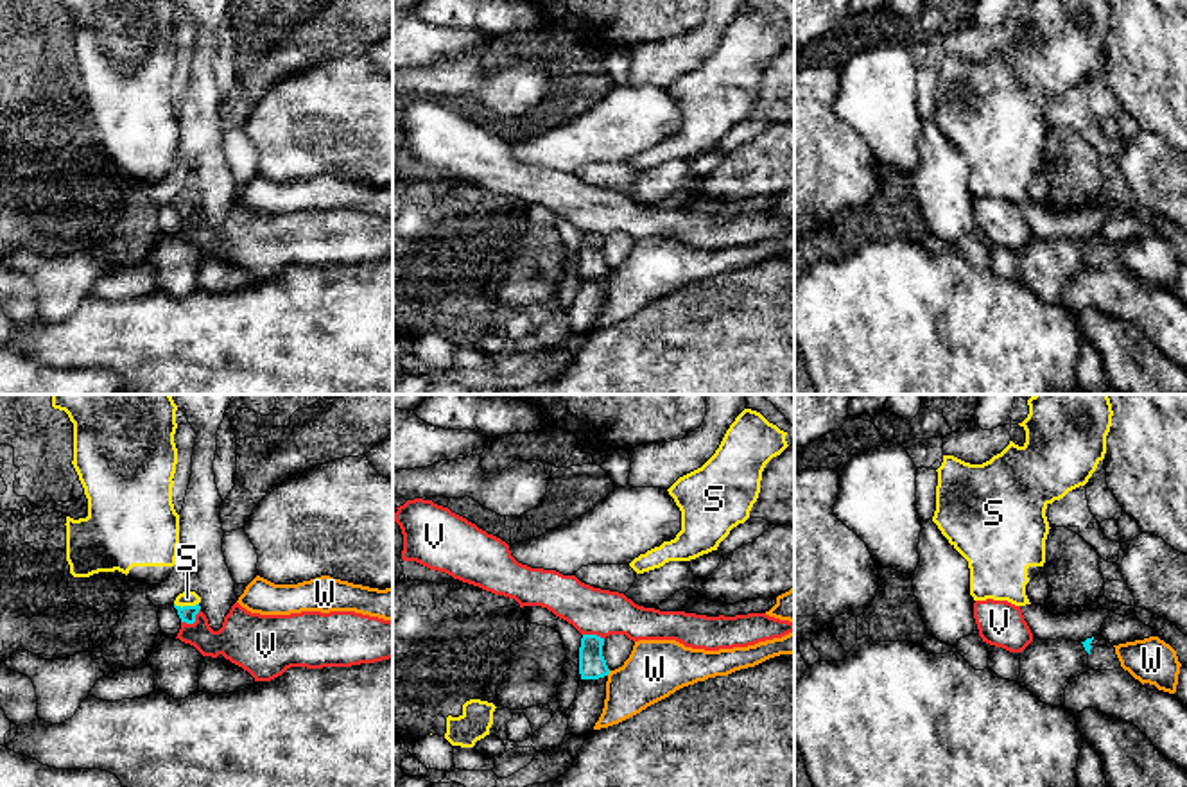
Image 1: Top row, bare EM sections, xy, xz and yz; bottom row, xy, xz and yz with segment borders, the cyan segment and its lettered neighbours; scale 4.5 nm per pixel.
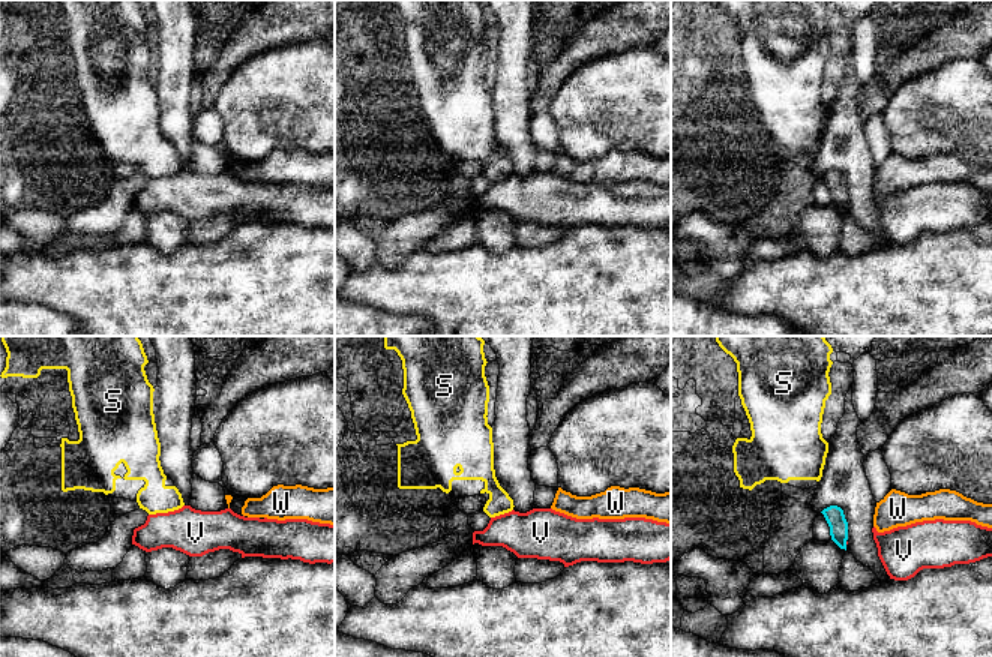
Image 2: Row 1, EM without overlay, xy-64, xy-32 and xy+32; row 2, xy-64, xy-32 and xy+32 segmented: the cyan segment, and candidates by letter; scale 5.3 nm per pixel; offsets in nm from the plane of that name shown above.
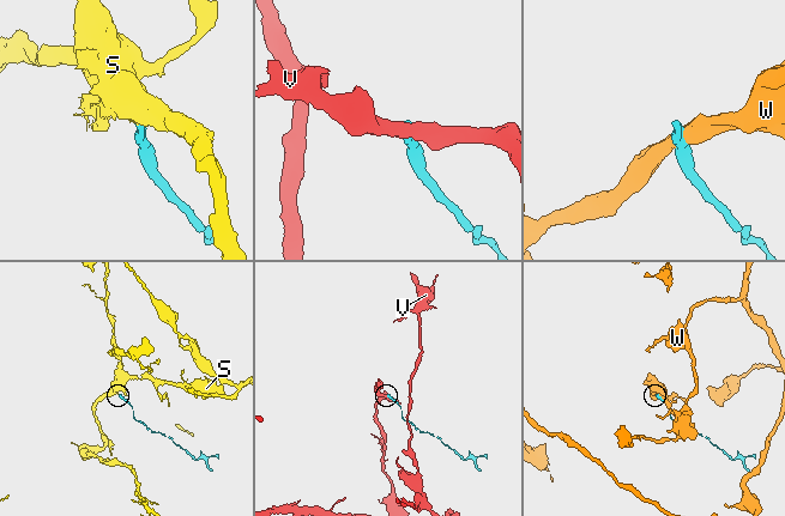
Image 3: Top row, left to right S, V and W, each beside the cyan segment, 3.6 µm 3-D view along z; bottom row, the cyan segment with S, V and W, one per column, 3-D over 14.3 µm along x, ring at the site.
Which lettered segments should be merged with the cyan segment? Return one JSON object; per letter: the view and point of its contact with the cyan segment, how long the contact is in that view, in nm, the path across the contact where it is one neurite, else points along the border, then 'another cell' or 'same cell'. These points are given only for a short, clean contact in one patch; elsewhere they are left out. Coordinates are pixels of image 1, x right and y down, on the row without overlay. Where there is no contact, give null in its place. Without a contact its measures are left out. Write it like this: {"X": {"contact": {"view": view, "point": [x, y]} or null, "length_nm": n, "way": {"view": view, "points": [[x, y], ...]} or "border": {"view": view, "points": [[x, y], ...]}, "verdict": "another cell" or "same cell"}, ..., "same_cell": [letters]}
{"S": {"contact": {"view": "xy", "point": [187, 205]}, "length_nm": 110, "way": {"view": "xy", "points": [[187, 212], [187, 205], [187, 196]]}, "verdict": "same cell"}, "V": {"contact": {"view": "xy", "point": [194, 219]}, "length_nm": 110, "border": {"view": "xy", "points": [[199, 207], [192, 221], [181, 221]]}, "verdict": "another cell"}, "W": {"contact": {"view": "xz", "point": [608, 271]}, "length_nm": 30, "border": {"view": "xz", "points": [[610, 269], [606, 273]]}, "verdict": "another cell"}, "same_cell": ["S"]}

